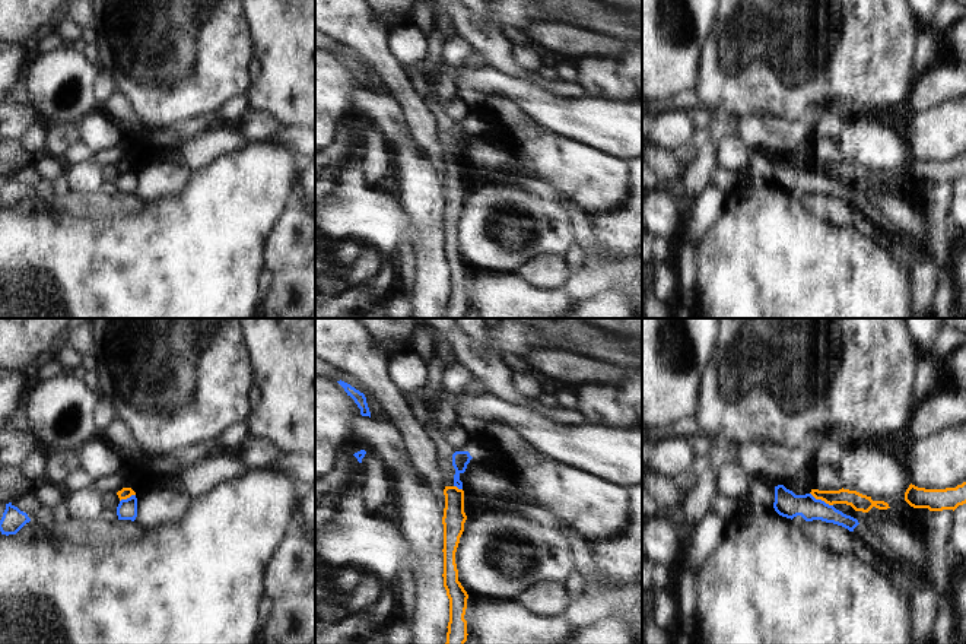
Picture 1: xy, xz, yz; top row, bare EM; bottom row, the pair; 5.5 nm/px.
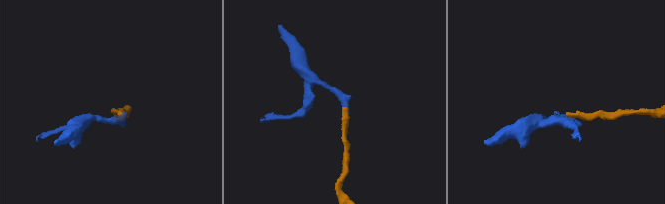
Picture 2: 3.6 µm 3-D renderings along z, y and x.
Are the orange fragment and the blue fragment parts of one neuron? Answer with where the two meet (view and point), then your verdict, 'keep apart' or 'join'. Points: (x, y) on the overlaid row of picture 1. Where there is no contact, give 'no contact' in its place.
contact yz (822, 500); keep apart

